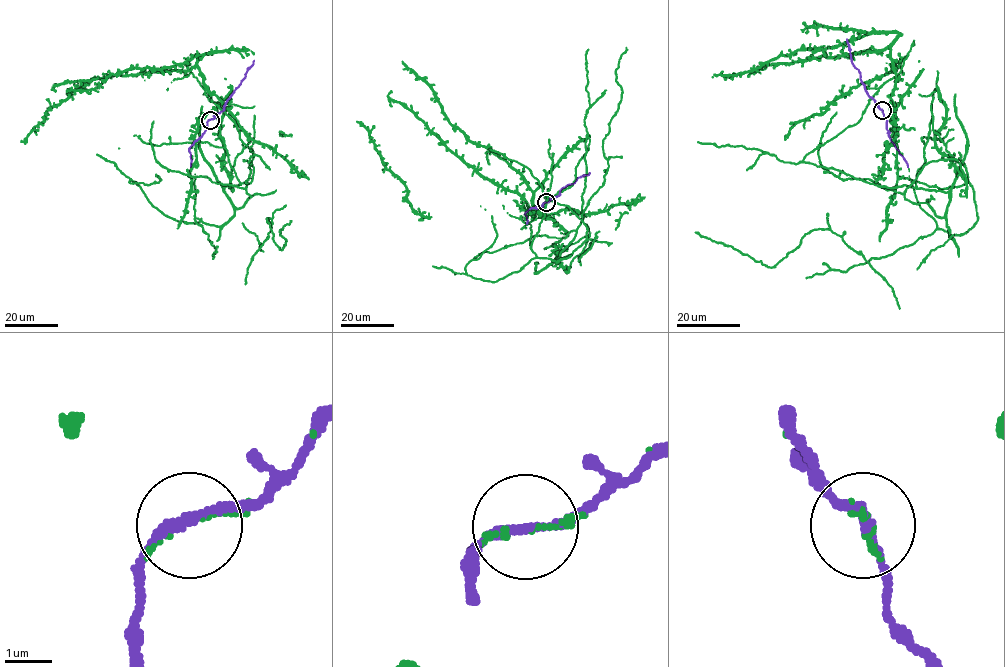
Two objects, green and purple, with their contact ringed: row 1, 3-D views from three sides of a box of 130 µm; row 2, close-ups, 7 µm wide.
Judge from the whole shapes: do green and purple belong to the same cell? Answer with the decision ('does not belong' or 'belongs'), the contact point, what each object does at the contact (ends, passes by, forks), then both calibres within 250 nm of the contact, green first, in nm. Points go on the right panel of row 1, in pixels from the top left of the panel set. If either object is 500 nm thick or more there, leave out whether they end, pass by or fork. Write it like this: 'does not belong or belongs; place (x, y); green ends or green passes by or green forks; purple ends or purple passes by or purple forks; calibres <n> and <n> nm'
belongs; place (882, 110); green ends; purple passes by; calibres 110 and 200 nm

